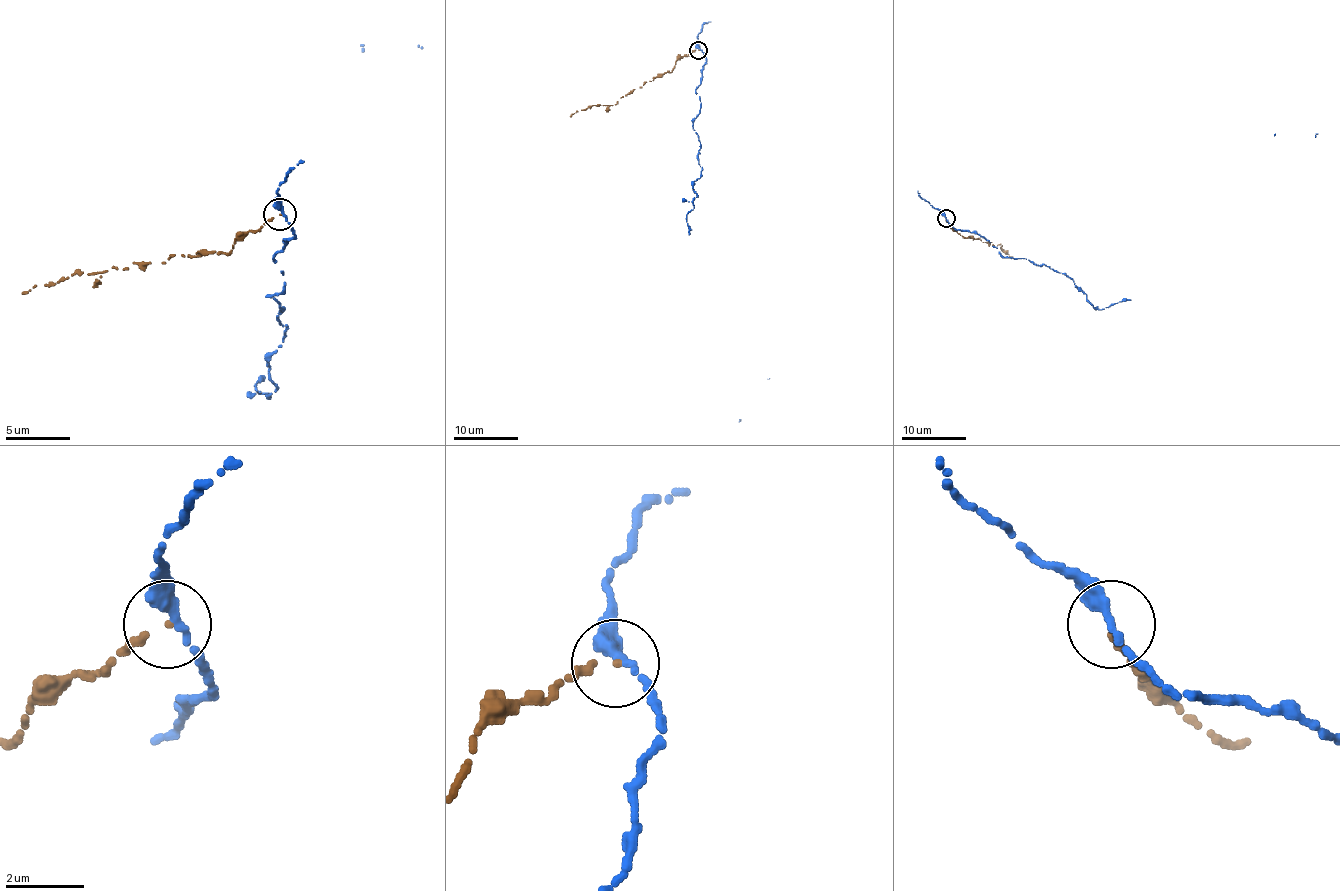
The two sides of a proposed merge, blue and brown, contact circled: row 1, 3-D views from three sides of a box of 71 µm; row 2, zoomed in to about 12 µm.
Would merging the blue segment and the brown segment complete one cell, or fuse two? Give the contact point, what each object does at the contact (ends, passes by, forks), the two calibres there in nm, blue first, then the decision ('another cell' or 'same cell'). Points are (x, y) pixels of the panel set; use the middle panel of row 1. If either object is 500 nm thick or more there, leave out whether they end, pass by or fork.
(698, 50) | blue passes by | brown ends | 300/180 nm | another cell

